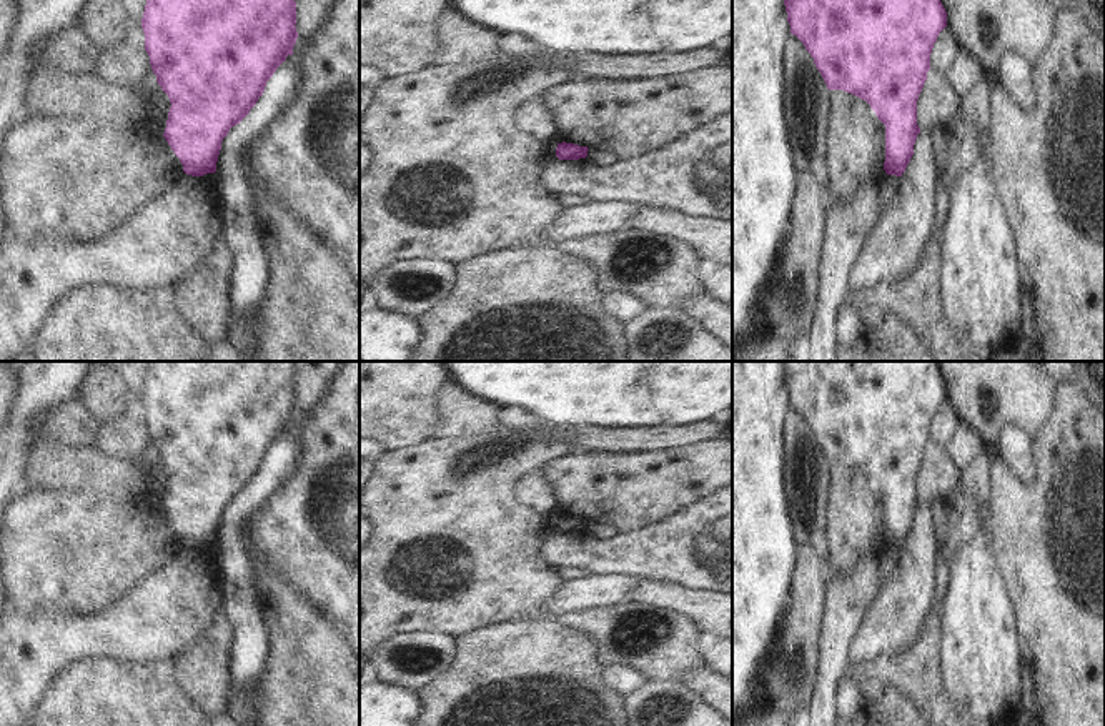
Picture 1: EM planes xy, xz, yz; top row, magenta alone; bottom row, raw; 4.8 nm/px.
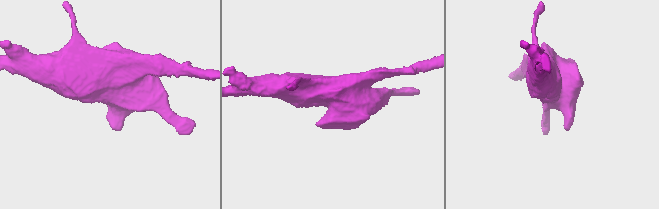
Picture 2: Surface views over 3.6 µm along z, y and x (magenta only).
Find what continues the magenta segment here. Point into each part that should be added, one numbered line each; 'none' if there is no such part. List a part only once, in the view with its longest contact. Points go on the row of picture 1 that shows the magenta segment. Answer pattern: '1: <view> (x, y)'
none

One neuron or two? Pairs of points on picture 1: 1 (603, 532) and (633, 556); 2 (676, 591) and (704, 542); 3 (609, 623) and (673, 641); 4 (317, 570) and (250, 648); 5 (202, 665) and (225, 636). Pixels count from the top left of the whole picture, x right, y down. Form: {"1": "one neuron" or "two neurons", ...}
{"1": "two neurons", "2": "two neurons", "3": "one neuron", "4": "two neurons", "5": "one neuron"}

